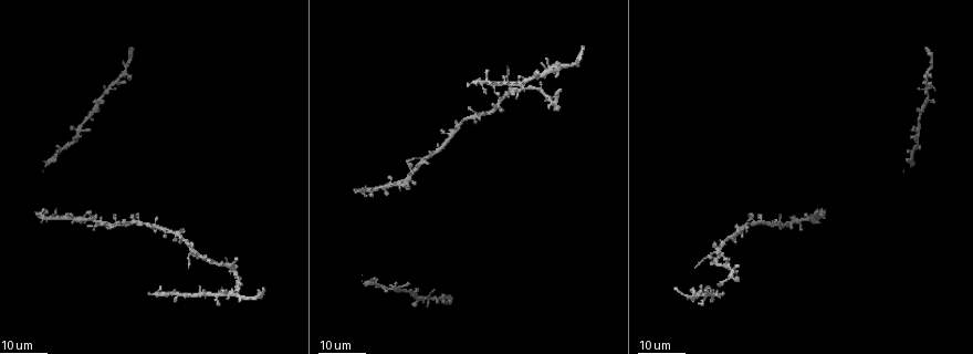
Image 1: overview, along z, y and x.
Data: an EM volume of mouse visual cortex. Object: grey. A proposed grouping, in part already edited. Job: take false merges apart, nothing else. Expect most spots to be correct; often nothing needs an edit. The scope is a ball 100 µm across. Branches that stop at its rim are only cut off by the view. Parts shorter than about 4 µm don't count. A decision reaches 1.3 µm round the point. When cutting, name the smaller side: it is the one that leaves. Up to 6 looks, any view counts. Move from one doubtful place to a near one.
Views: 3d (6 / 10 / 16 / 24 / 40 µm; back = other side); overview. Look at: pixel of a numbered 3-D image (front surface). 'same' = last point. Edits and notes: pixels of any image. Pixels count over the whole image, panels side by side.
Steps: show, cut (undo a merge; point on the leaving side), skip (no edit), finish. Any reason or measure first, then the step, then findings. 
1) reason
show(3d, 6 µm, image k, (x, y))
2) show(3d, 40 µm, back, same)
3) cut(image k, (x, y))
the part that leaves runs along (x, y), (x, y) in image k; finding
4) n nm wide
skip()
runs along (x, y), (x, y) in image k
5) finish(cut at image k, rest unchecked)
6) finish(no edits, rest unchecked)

four or more arms meet
show(3d, 24 µm, image 1, (513, 90))

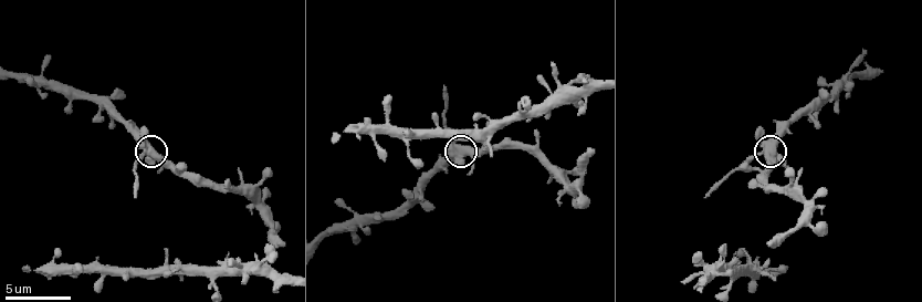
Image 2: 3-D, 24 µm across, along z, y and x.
zoom in
show(3d, 6 µm, image 2, (148, 152))

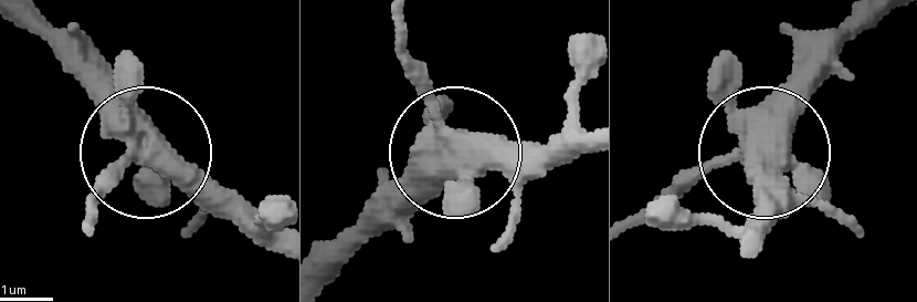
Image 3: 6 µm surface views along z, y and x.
side arm 6 µm; 4 arms
cut(image 3, (90, 202))
a second neuron is stuck on

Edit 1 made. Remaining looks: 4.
show(overview)

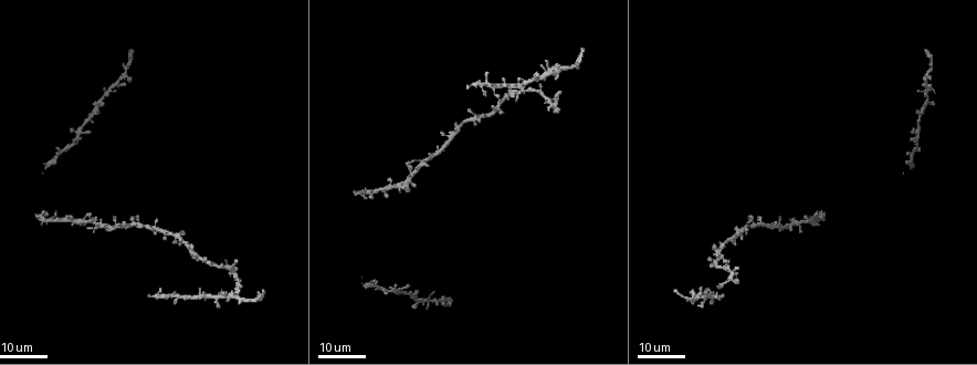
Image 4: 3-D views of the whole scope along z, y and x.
sudden change in width
show(3d, 24 µm, image 4, (561, 91))

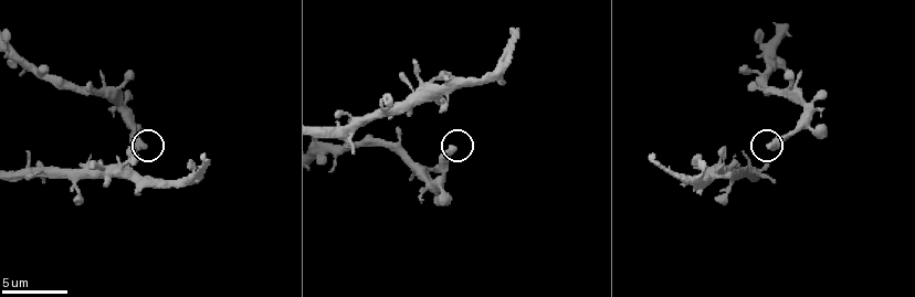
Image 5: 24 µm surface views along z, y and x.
show(3d, 10 µm, image 5, (451, 149))

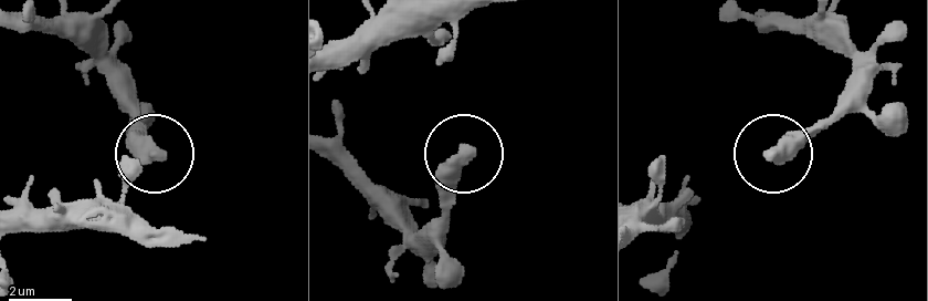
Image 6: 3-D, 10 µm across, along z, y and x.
skip()
continuous, no second neuron

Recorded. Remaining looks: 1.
finish(cut at image 3, rest unchecked)

